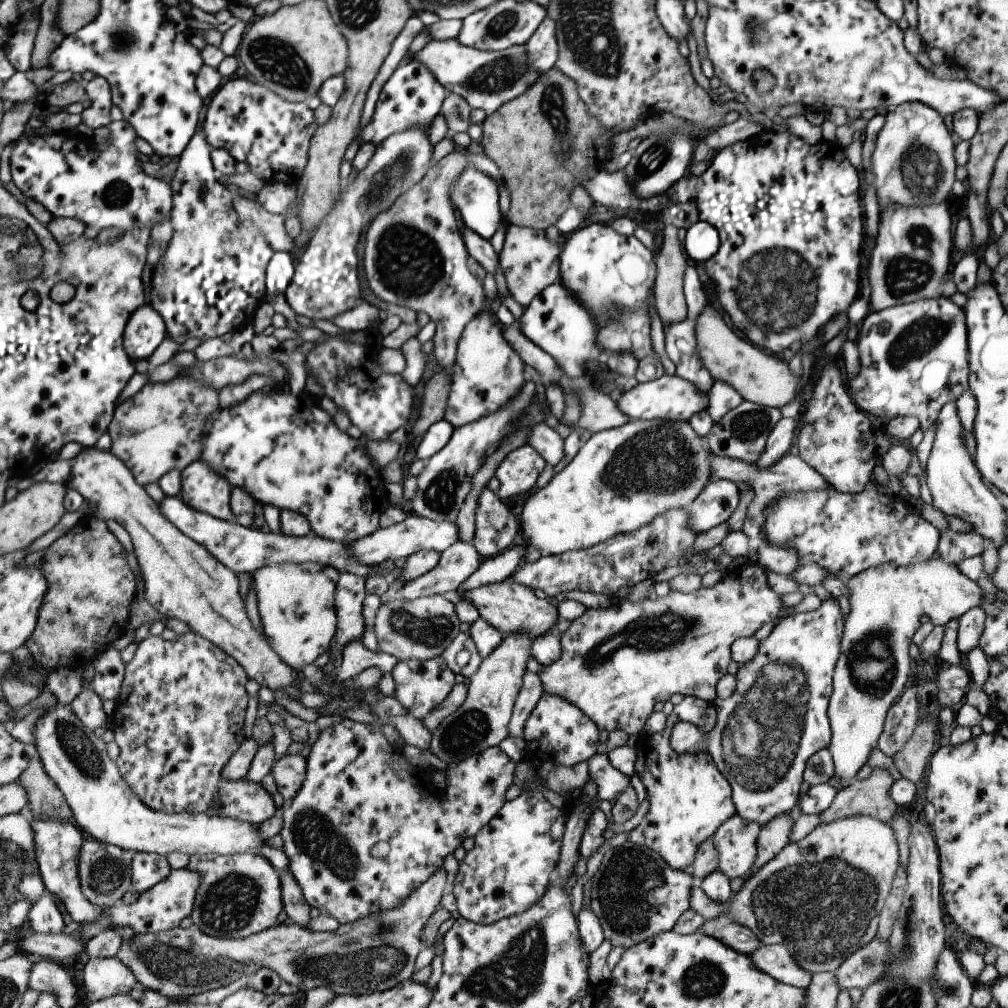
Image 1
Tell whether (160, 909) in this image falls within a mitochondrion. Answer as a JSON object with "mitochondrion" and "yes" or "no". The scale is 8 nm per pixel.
{"mitochondrion":"no"}

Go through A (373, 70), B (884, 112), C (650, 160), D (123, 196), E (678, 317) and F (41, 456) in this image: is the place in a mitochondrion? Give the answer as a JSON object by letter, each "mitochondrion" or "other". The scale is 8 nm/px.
{"A":"other","B":"other","C":"mitochondrion","D":"other","E":"other","F":"other"}

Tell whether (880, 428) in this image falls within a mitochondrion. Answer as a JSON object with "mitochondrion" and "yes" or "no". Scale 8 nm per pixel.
{"mitochondrion":"no"}

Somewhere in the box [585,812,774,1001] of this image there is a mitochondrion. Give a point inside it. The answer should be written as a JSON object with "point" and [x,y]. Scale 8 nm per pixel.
{"point":[631,902]}

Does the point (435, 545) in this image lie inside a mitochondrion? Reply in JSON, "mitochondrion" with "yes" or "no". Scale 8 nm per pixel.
{"mitochondrion":"no"}

